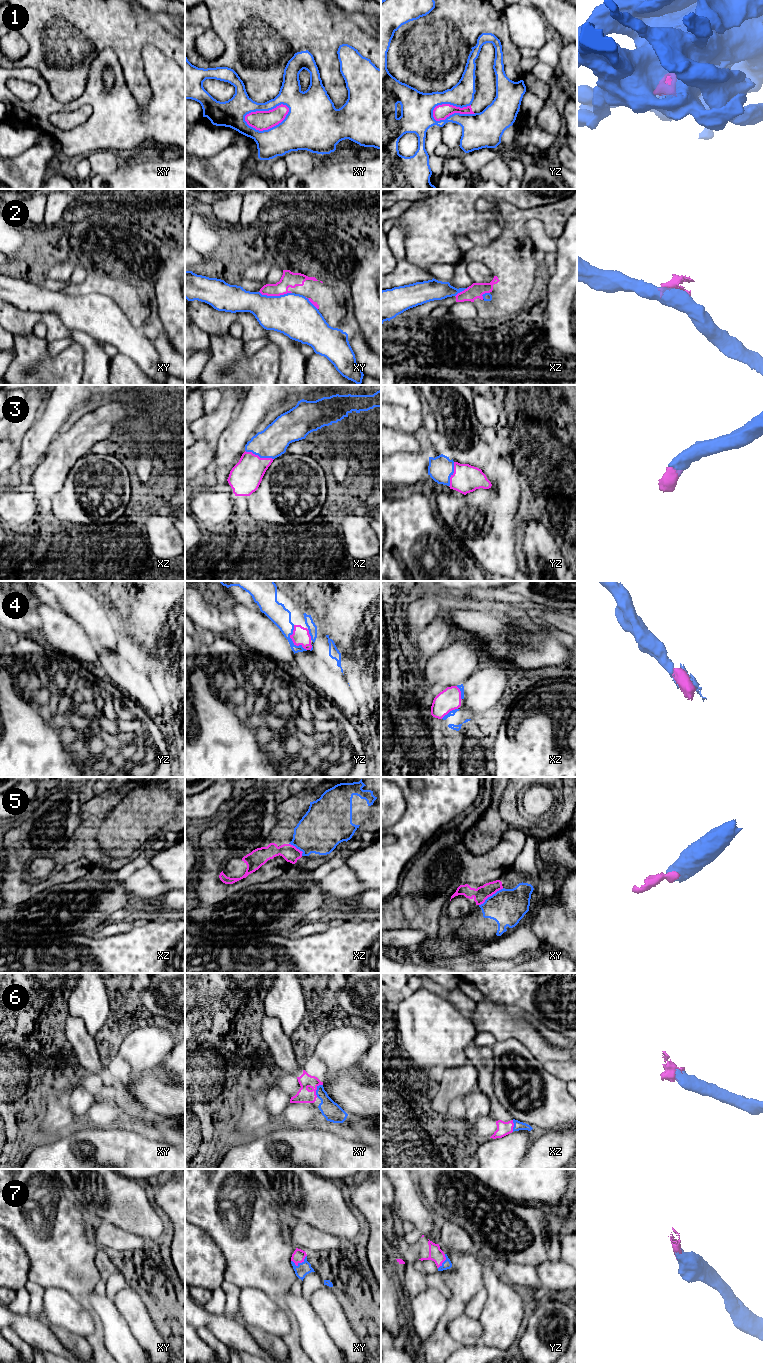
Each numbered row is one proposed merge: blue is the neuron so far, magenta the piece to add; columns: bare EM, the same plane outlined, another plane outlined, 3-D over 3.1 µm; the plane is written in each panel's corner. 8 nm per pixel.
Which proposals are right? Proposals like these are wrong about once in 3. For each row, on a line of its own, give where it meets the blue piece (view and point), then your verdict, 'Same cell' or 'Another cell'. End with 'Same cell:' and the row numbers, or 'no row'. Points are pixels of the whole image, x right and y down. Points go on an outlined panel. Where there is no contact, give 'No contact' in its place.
1: Touches blue at xy (265, 110). Another cell
2: Touches blue at xy (275, 296). Another cell
3: Touches blue at xz (259, 456). Same cell
4: Touches blue at yz (291, 640). Same cell
5: Touches blue at xy (492, 895). Same cell
6: Touches blue at xy (317, 1089). Same cell
7: Touches blue at xy (299, 1263). Same cell
Same cell: 3, 4, 5, 6, 7

